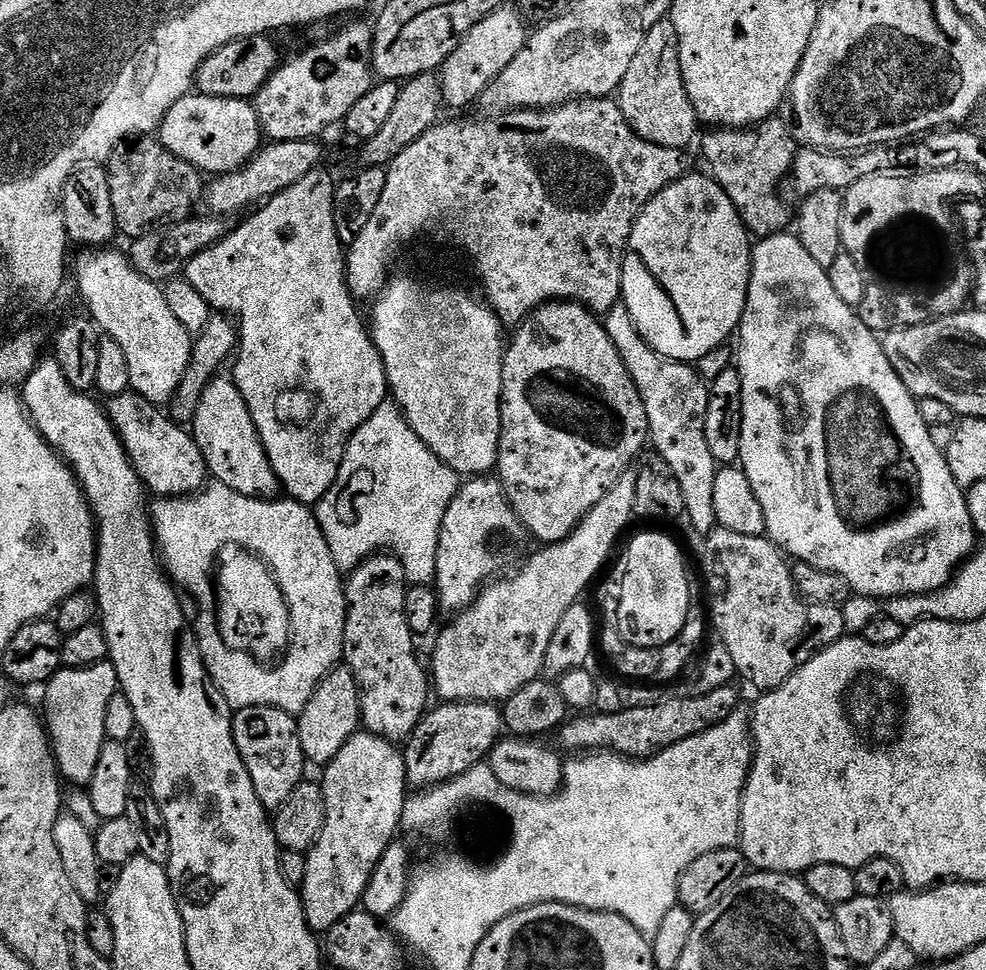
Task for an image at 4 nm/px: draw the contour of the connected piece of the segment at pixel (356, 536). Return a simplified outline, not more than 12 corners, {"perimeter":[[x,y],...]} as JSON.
{"perimeter":[[394,402],[350,438],[314,515],[341,573],[436,578],[461,477]]}

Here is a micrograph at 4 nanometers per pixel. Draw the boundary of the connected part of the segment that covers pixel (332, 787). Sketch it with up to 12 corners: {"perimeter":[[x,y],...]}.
{"perimeter":[[371,734],[323,769],[326,818],[304,917],[331,933],[361,907],[401,831],[408,771]]}

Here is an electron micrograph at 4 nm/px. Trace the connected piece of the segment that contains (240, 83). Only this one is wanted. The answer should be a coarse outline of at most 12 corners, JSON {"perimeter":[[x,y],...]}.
{"perimeter":[[275,39],[222,46],[195,91],[251,101],[282,63]]}

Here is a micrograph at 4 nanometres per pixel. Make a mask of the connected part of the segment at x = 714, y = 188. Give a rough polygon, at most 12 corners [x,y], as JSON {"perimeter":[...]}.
{"perimeter":[[711,175],[640,211],[622,302],[666,360],[739,329],[753,241]]}

